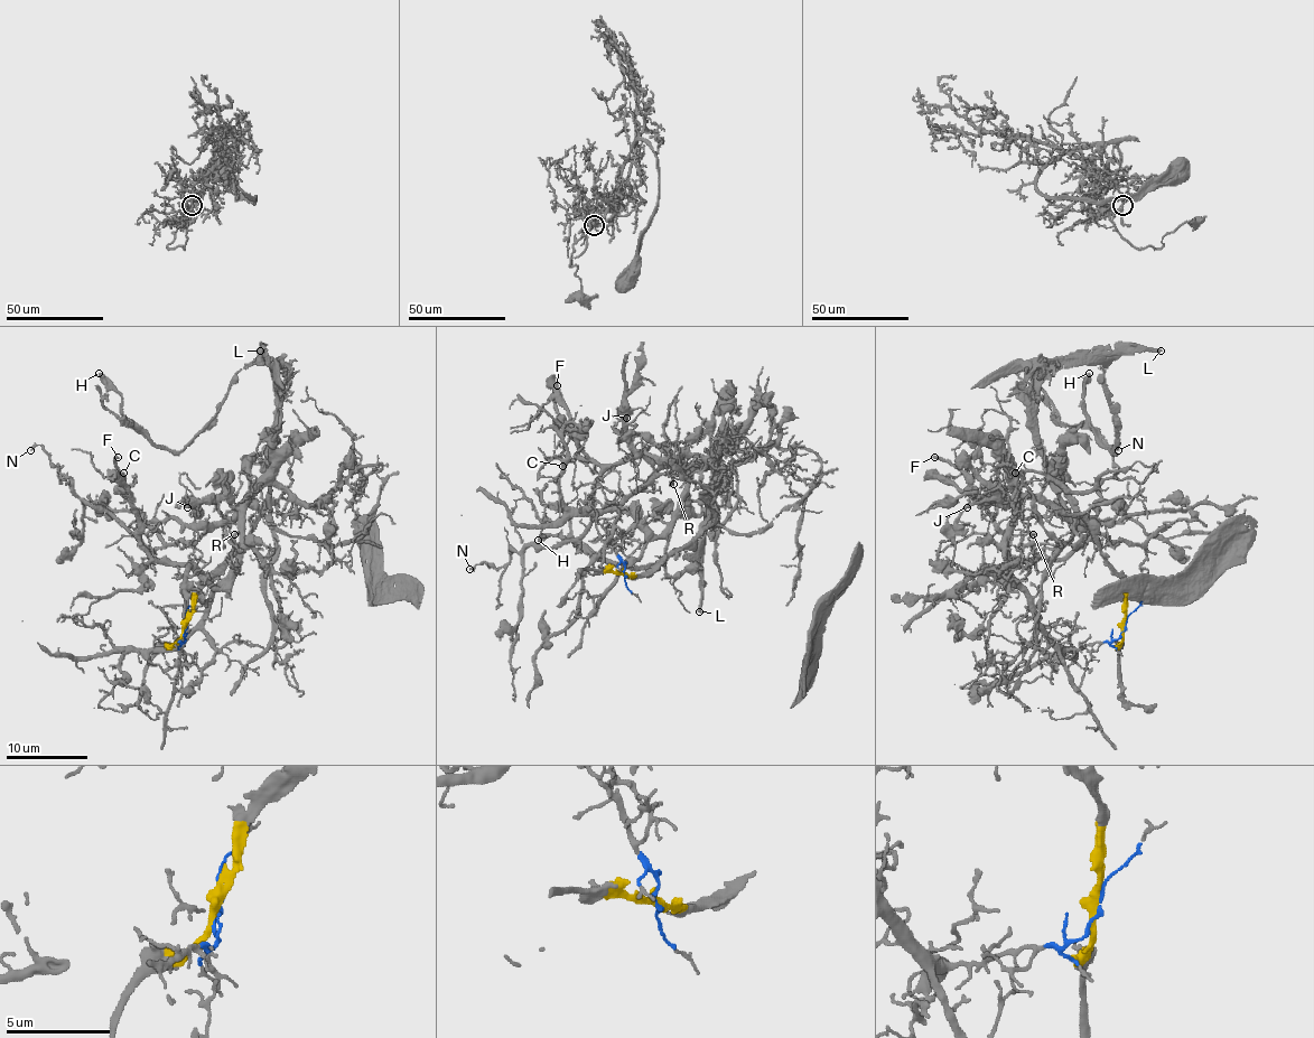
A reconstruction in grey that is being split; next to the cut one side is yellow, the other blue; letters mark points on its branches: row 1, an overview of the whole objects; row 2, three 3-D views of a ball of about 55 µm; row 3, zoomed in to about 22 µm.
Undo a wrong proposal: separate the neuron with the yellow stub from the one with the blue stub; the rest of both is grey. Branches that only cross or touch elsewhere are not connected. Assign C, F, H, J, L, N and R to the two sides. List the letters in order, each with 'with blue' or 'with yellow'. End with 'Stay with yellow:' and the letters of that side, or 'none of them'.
C: with blue
F: with blue
H: with yellow
J: with blue
L: with yellow
N: with blue
R: with blue
Stay with yellow: H, L

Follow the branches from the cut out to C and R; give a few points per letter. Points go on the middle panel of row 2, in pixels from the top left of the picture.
C: (624, 574), (598, 517), (655, 463), (596, 465), (571, 438), (564, 466)
R: (624, 574), (611, 534), (598, 517), (612, 512), (665, 468), (673, 485)

